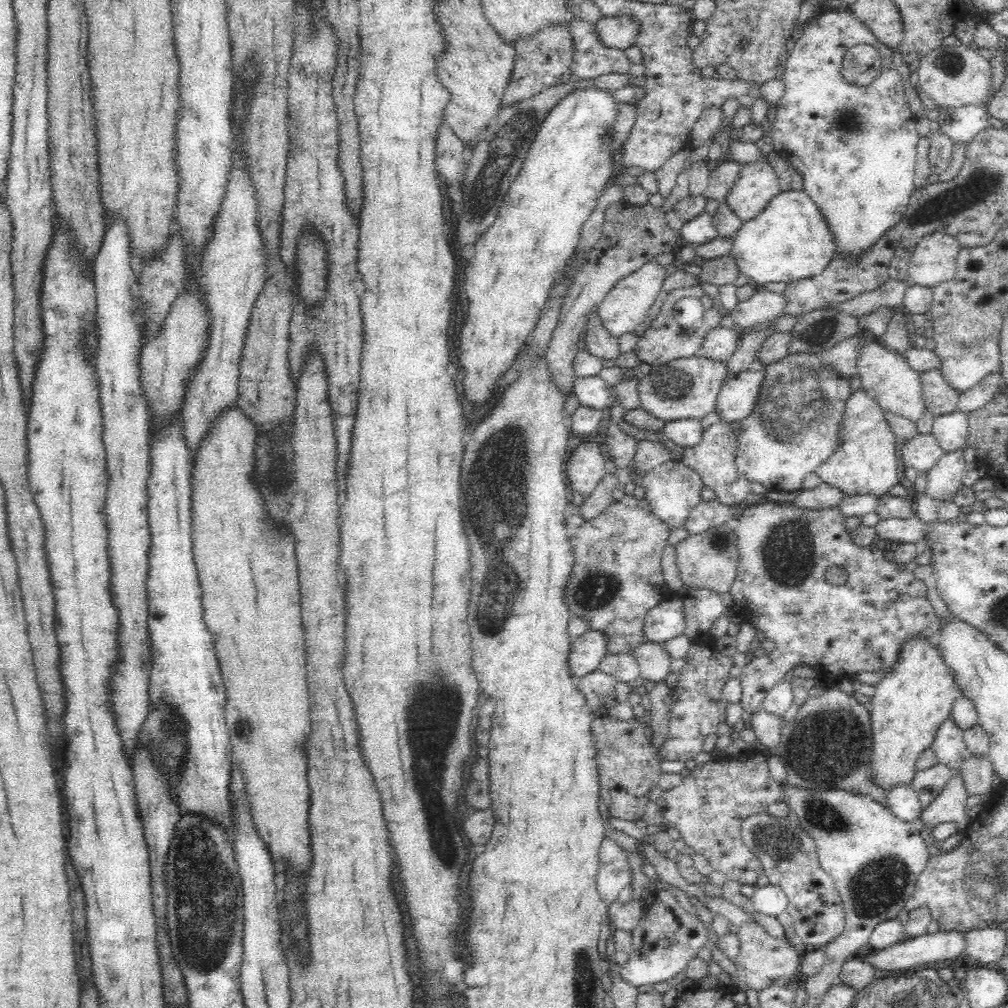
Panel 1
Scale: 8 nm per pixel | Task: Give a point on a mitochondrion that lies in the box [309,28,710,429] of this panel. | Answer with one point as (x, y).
(487, 171)

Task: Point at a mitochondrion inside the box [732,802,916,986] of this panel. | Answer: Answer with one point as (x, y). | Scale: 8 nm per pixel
(878, 888)

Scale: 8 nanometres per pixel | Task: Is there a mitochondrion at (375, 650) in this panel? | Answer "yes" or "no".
no

